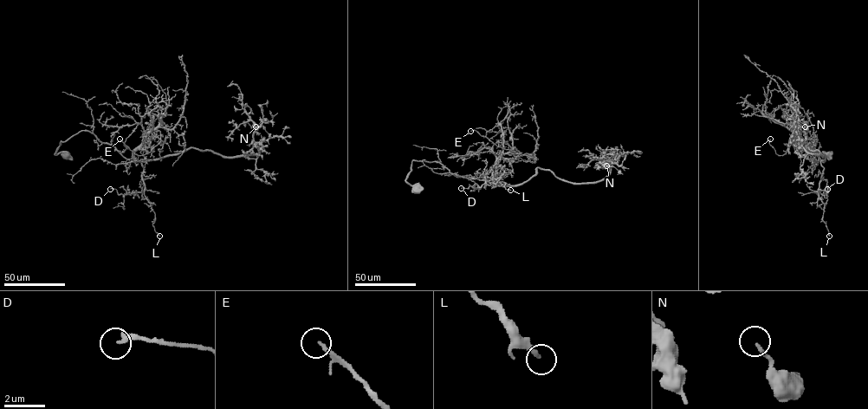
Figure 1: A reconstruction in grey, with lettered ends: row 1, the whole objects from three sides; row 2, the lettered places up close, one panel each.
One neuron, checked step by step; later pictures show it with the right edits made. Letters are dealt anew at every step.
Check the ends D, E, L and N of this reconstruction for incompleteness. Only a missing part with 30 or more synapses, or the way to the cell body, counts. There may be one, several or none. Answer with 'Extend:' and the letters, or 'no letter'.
Extend: no letter

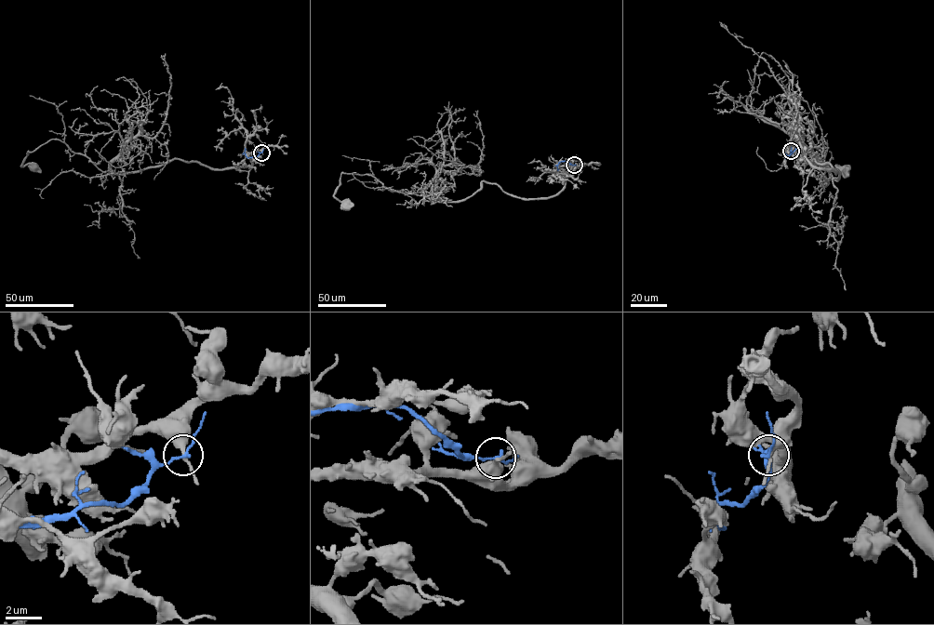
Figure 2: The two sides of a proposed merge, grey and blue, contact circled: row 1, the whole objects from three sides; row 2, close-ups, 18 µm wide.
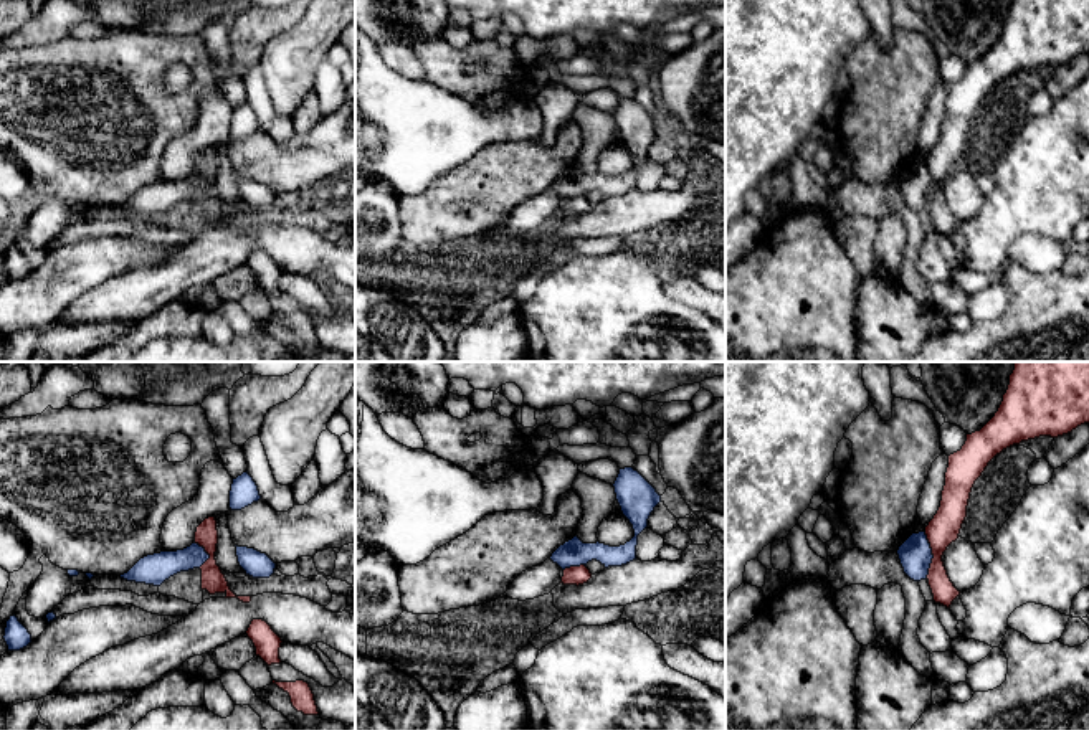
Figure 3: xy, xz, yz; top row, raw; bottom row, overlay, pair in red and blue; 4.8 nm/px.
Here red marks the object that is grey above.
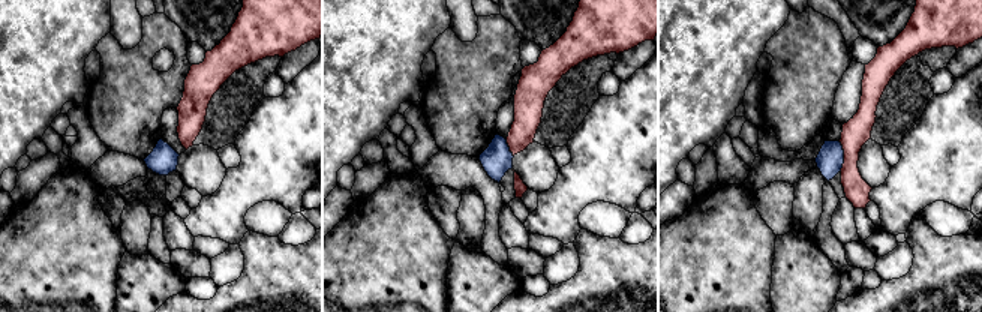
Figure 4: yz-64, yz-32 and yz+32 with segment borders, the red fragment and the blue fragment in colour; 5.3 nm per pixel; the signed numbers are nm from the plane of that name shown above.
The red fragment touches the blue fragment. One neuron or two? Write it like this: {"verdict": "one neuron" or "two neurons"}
{"verdict": "two neurons"}

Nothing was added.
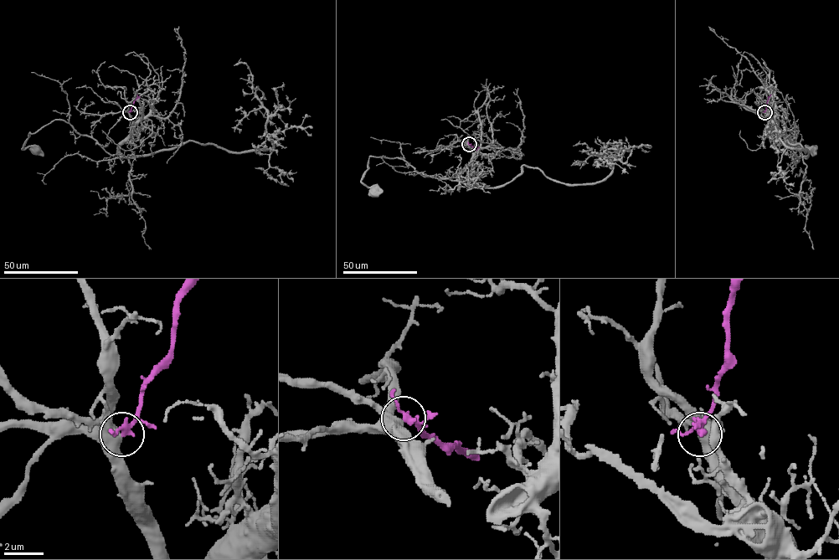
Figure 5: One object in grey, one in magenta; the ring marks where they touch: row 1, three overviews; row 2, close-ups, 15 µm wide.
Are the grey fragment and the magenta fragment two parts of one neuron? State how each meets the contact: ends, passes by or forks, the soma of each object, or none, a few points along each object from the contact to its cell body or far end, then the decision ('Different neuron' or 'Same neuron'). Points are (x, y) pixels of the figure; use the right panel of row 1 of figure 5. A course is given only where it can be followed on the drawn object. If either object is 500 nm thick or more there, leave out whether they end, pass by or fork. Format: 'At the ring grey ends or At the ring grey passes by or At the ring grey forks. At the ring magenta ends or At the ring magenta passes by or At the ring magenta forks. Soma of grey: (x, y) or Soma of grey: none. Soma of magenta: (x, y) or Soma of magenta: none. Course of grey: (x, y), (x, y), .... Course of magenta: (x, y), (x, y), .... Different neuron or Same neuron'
Soma of grey: (812, 149). Soma of magenta: none. Course of grey: (764, 112), (800, 155), (796, 136), (778, 120), (776, 133), (784, 133), (800, 148), (810, 148). Course of magenta: (764, 112), (771, 95). Same neuron

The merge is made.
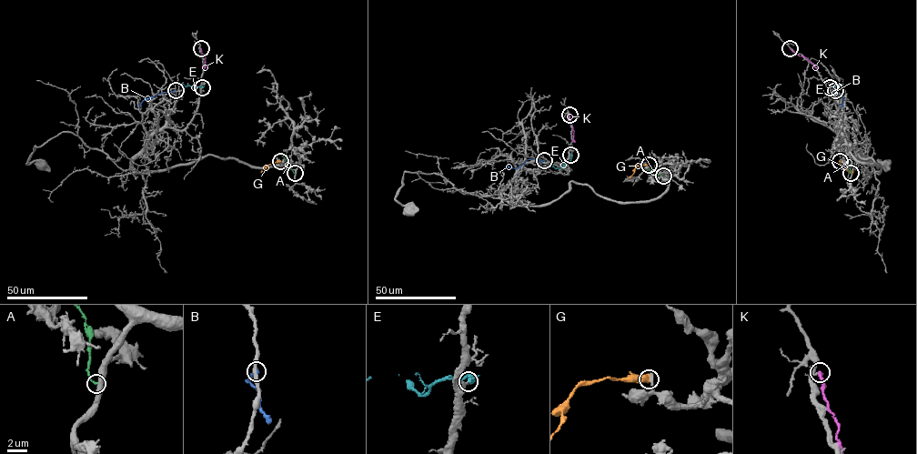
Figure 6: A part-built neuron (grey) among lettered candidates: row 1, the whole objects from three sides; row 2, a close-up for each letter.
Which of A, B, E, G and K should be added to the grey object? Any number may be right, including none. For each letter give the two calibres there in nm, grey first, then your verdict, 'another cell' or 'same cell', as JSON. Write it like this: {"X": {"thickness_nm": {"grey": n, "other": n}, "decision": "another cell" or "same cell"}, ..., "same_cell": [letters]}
{"A": {"thickness_nm": {"grey": 480, "other": 150}, "decision": "another cell"}, "B": {"thickness_nm": {"grey": 300, "other": 170}, "decision": "another cell"}, "E": {"thickness_nm": {"grey": 360, "other": 240}, "decision": "same cell"}, "G": {"thickness_nm": {"grey": 300, "other": 700}, "decision": "another cell"}, "K": {"thickness_nm": {"grey": 180, "other": 300}, "decision": "another cell"}, "same_cell": ["E"]}

